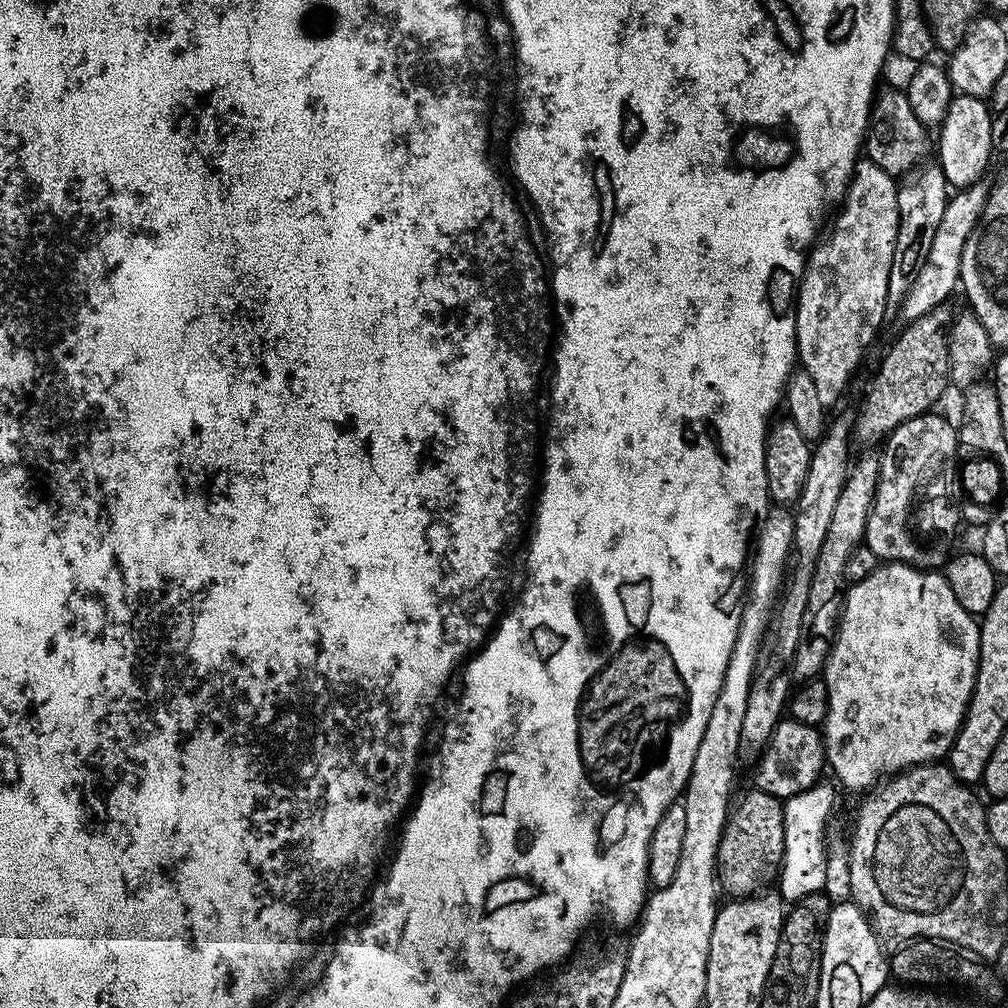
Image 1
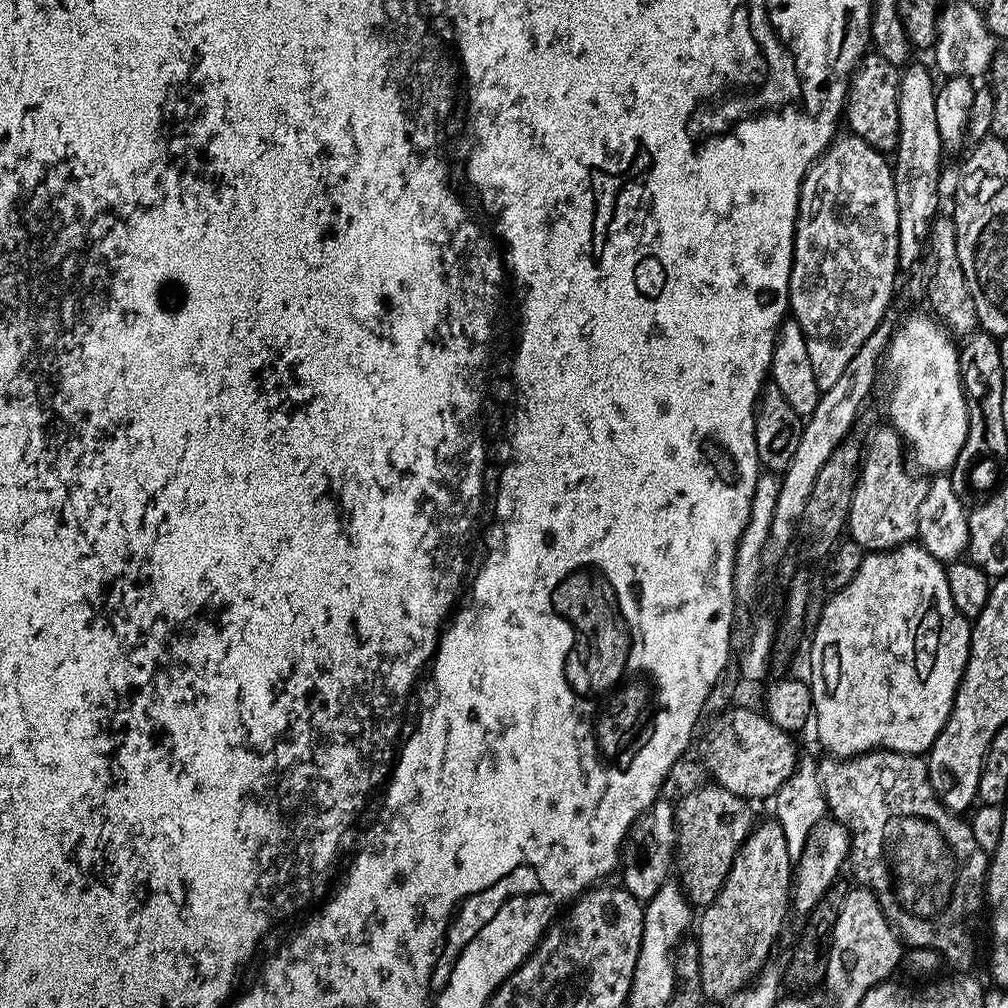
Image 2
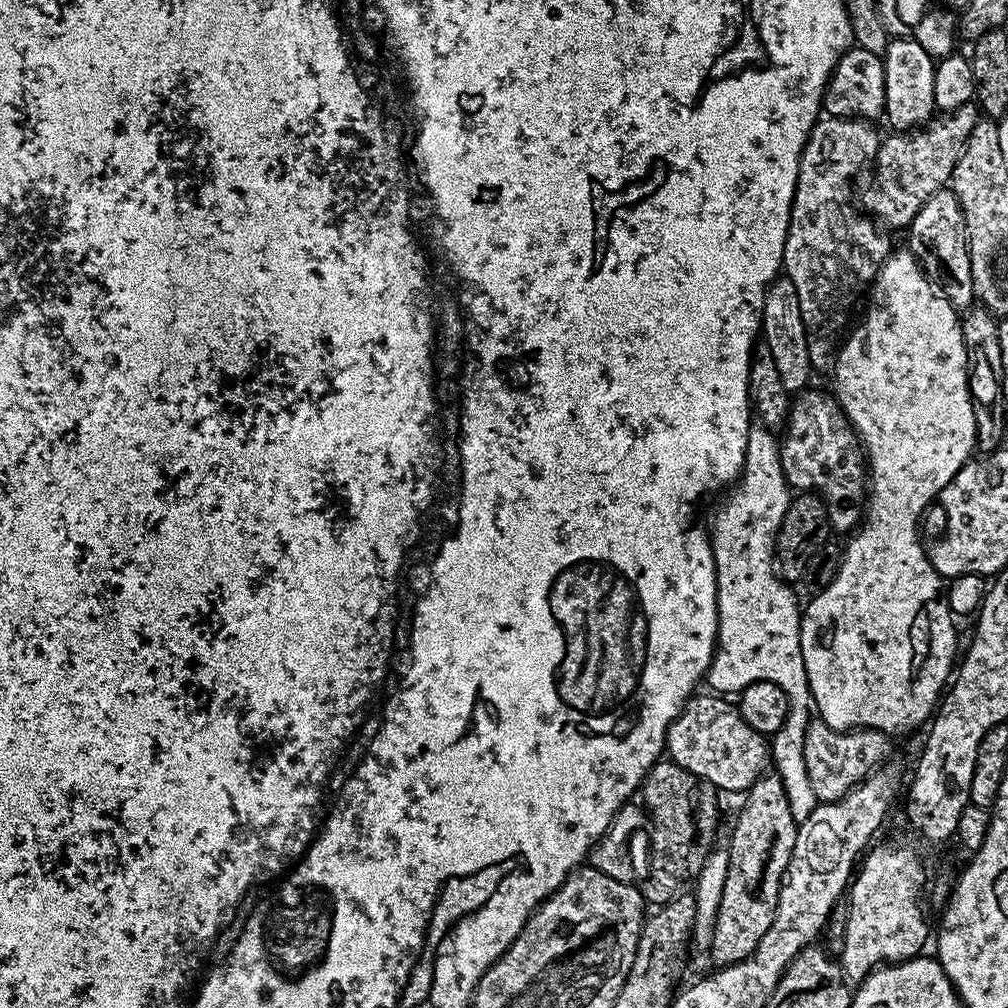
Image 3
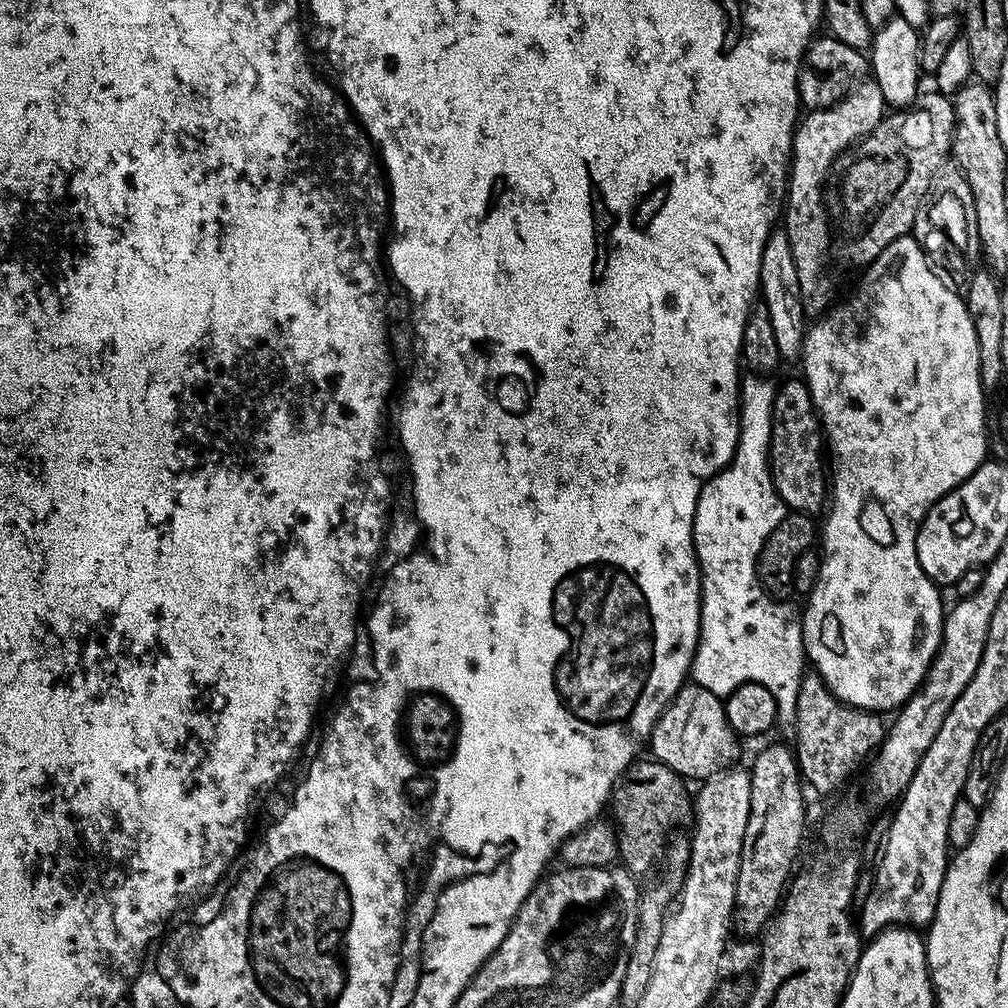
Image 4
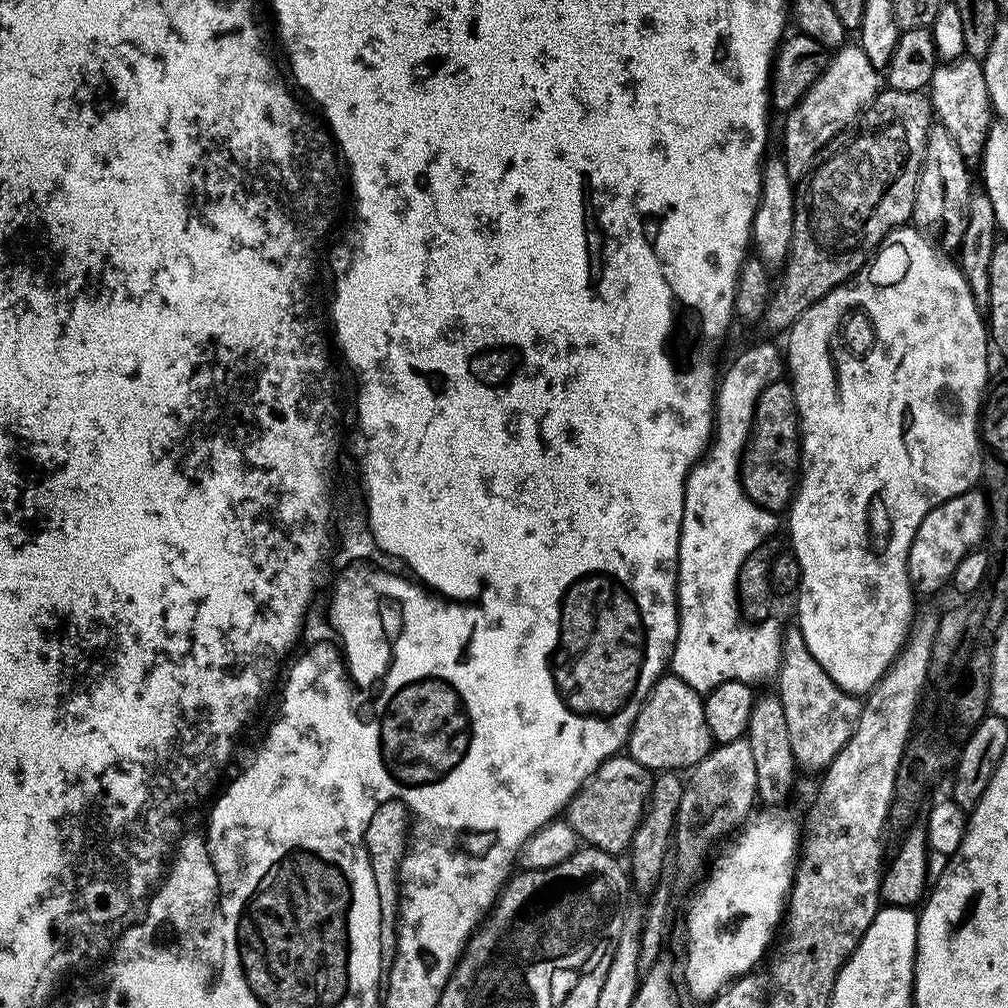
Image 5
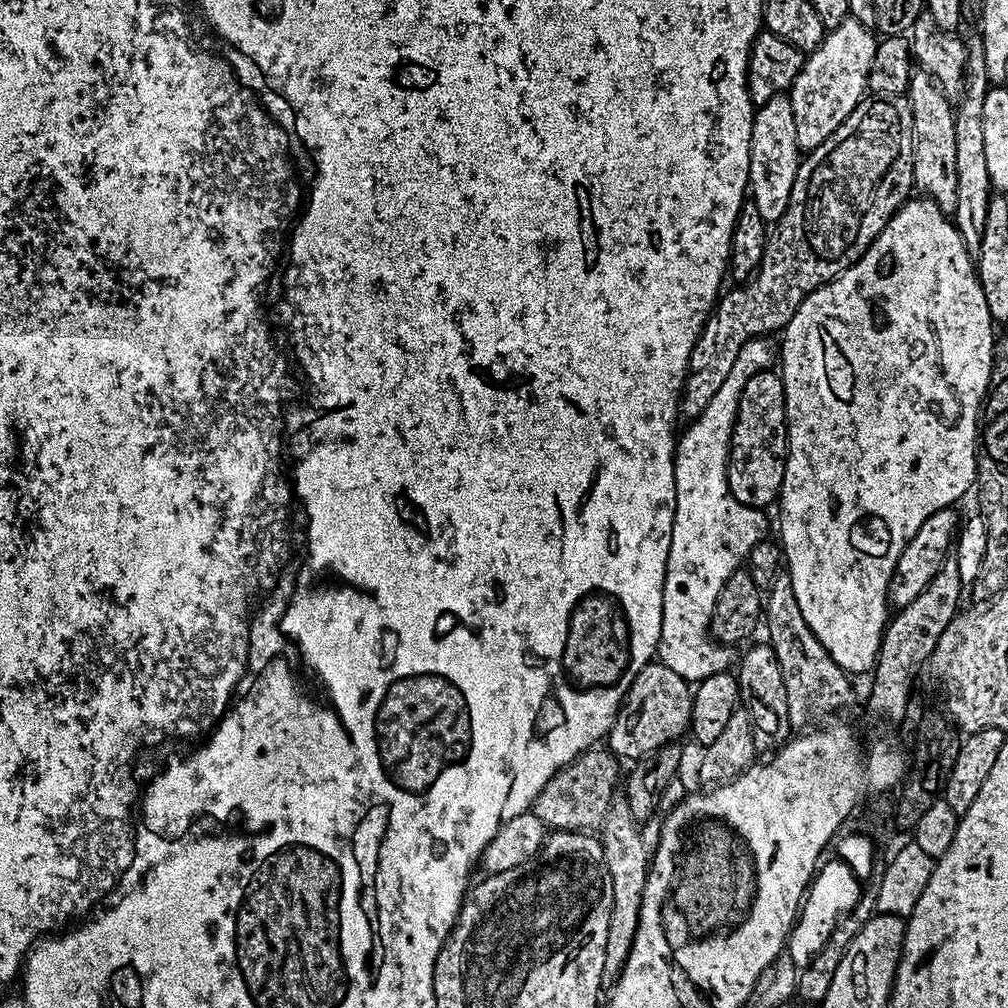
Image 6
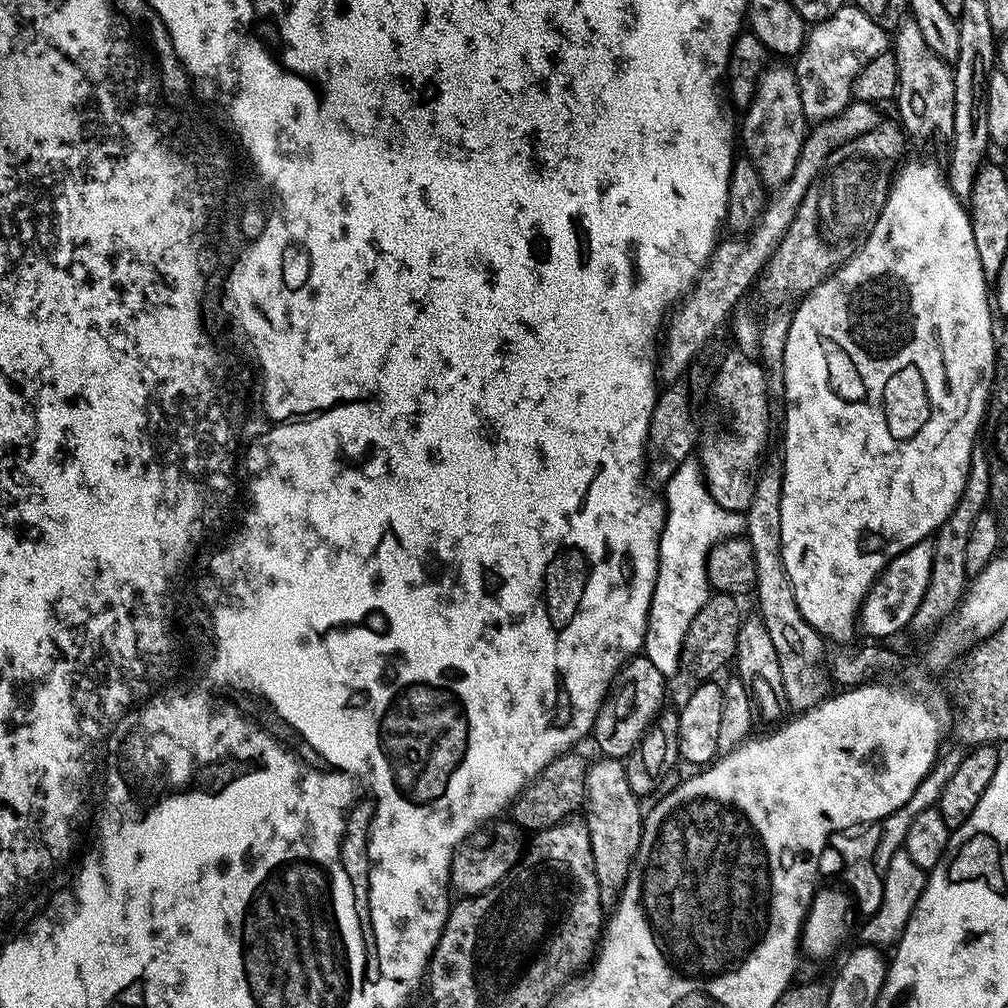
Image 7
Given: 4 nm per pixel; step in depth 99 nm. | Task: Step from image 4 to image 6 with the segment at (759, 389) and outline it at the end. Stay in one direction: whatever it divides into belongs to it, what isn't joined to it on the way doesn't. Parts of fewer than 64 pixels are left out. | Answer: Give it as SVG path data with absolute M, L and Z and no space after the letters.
M759 336L750 339L739 348L738 358L734 360L733 369L726 374L726 379L702 414L696 416L686 433L677 439L676 454L673 457L675 480L675 518L674 529L671 530L670 554L666 562L666 578L662 594L662 634L658 649L659 663L670 666L674 674L683 680L699 682L719 672L727 672L733 667L733 649L717 642L711 631L714 606L718 602L718 594L730 578L730 574L738 571L741 562L747 559L754 545L767 537L767 513L763 509L748 507L738 502L731 494L728 486L728 456L732 442L733 426L736 424L741 392L748 380L758 373L771 371L779 361L779 341L772 336Z

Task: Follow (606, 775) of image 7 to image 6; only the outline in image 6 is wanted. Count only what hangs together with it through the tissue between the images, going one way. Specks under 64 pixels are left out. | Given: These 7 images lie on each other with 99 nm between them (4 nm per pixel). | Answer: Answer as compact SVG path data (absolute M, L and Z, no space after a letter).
M624 802L613 803L612 810L605 817L602 825L604 861L612 875L614 886L614 906L610 910L610 930L604 963L604 979L608 982L615 981L624 969L624 963L628 960L639 928L642 894L650 867L650 848L649 845L648 848L644 845L644 836L640 833L640 828L641 825L633 818L627 803Z

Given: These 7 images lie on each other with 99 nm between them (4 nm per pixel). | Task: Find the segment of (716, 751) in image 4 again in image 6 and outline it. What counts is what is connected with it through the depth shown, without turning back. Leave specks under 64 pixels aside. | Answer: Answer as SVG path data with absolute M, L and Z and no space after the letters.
M659 662L648 664L638 674L638 678L634 678L624 697L624 704L616 716L614 726L608 731L607 747L617 757L636 762L651 757L667 744L679 741L679 736L683 732L685 735L692 726L692 693L689 681L674 674L670 666Z

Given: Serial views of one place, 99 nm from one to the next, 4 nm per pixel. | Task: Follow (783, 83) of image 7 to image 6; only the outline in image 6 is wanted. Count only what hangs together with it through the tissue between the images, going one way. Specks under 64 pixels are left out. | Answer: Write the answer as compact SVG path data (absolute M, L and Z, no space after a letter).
M781 94L770 98L766 103L755 109L752 118L752 137L750 138L750 203L758 206L758 214L769 224L775 225L777 220L786 214L786 206L790 206L790 190L794 190L794 178L798 178L802 149L798 146L798 133L794 130L794 110L792 101L787 95Z

